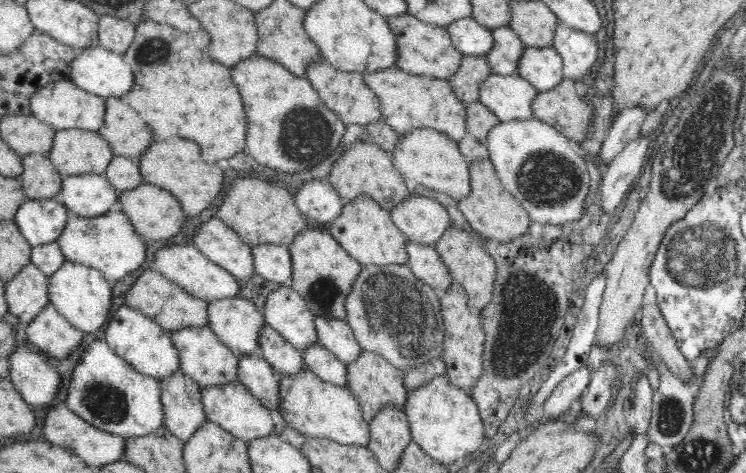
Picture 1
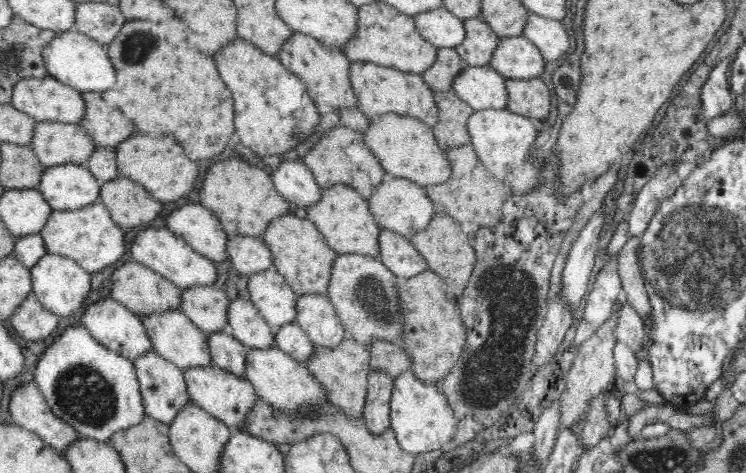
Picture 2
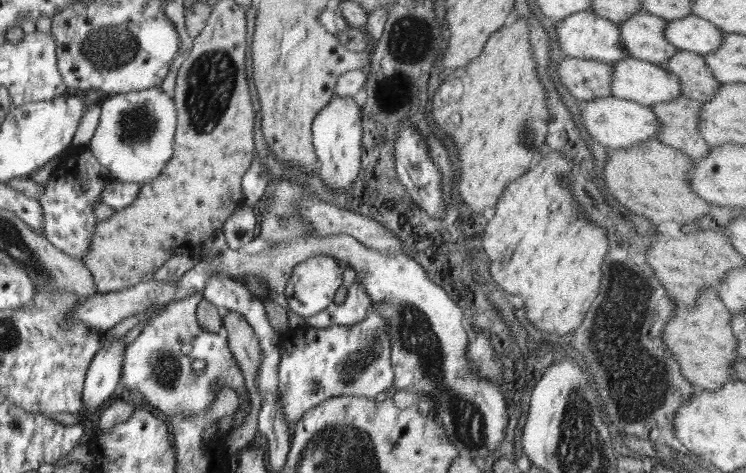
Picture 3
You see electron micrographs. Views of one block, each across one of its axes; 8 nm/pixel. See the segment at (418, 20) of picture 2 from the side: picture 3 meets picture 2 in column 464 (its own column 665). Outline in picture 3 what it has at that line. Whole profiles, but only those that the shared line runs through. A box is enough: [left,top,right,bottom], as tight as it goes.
[665,14,725,56]

